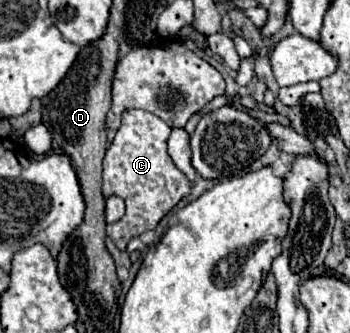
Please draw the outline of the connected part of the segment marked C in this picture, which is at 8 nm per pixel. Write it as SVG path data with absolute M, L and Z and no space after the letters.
M125 110L123 122L115 134L115 140L107 148L103 158L103 196L119 196L125 200L125 216L107 226L107 236L115 242L119 250L125 250L131 238L155 230L159 220L191 192L191 182L173 164L167 154L167 138L171 128L155 114L147 110Z

